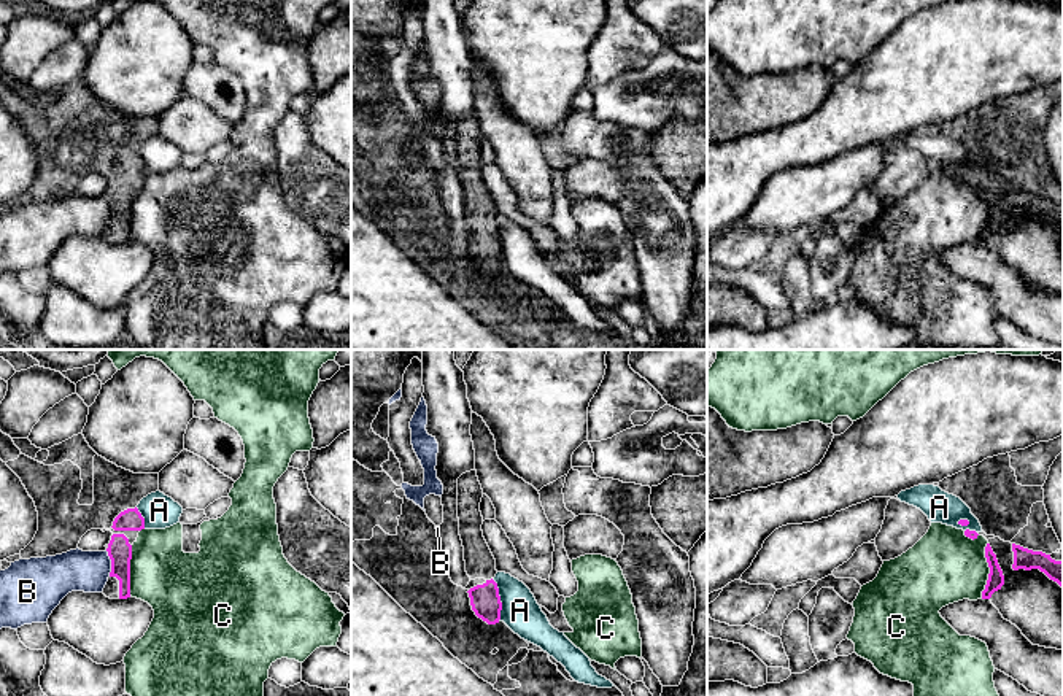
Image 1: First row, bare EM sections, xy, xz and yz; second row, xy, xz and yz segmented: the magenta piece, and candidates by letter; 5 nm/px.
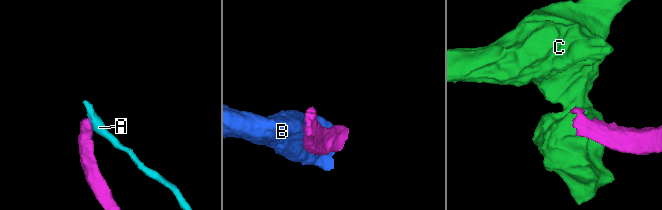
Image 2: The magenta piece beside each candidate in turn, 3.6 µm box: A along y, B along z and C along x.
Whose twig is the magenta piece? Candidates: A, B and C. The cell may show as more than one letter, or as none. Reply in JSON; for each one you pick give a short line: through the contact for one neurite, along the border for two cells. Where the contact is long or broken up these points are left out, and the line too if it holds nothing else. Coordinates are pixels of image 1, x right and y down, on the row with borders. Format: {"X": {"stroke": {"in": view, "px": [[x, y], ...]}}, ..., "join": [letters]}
{"join": []}

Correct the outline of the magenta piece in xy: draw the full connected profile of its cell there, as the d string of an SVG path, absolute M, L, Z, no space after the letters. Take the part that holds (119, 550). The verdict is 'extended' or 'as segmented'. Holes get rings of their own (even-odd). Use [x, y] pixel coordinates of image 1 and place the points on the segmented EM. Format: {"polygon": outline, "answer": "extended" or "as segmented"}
{"polygon": "M113 534L106 551L111 572L102 593L110 599L127 599L130 597L132 545L124 534Z", "answer": "extended"}

